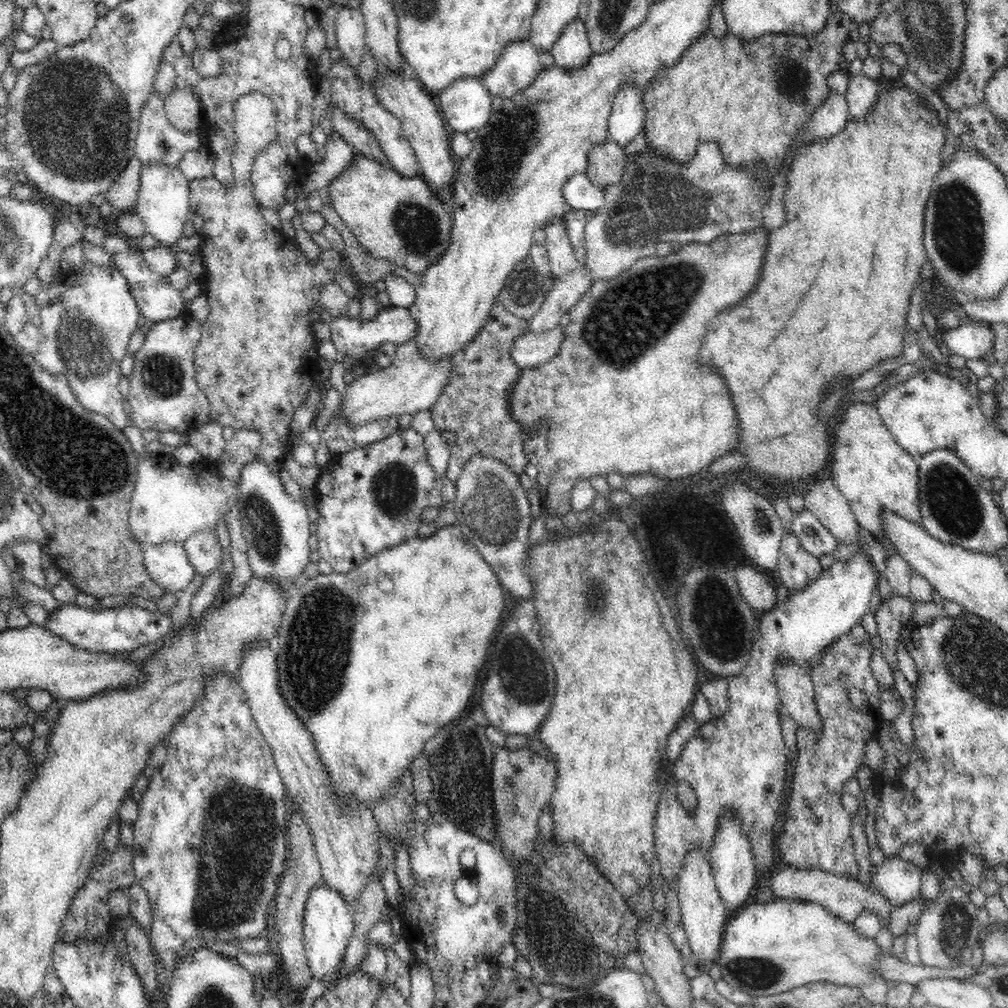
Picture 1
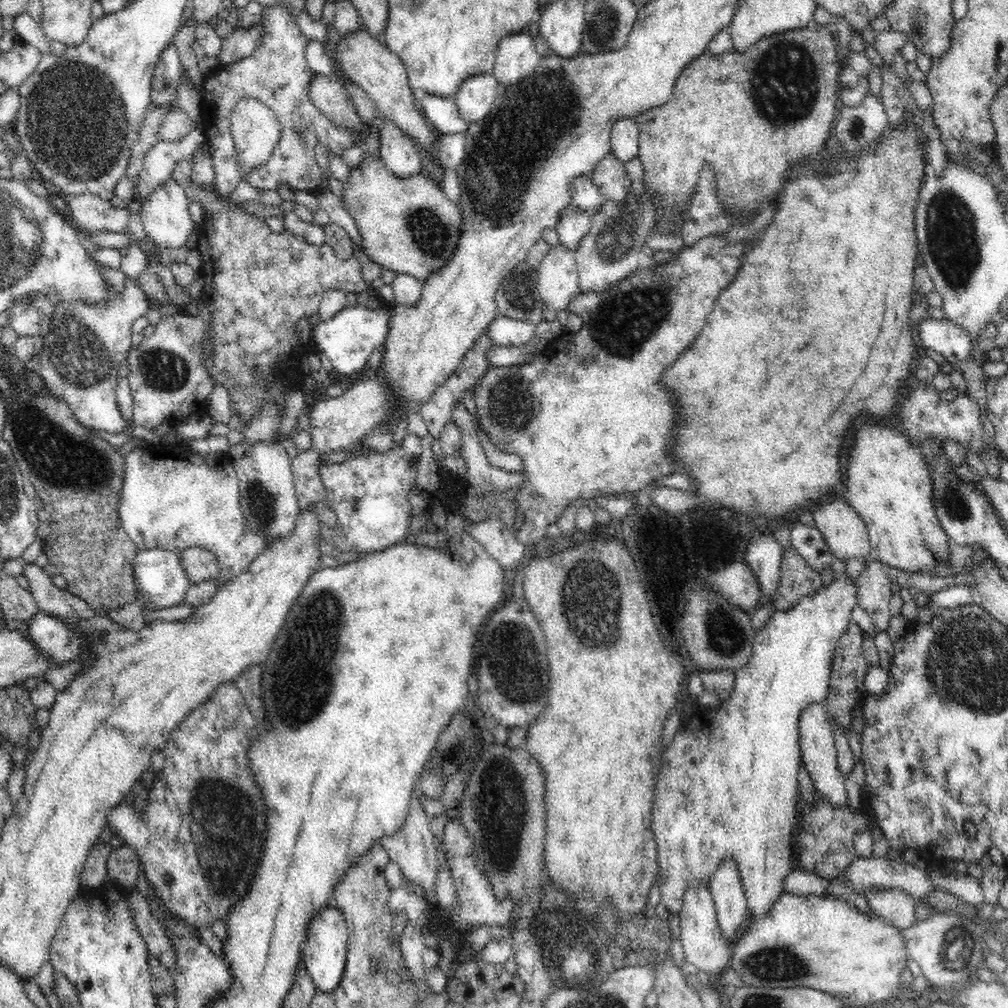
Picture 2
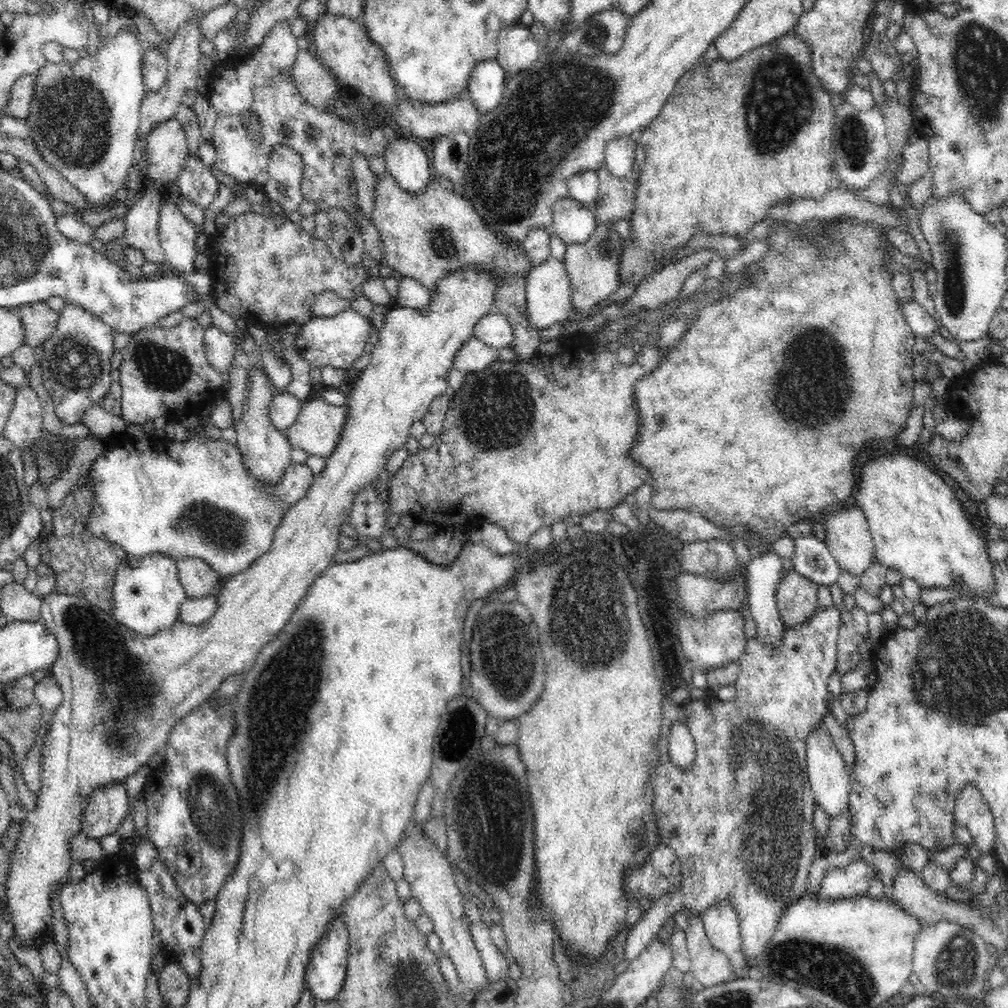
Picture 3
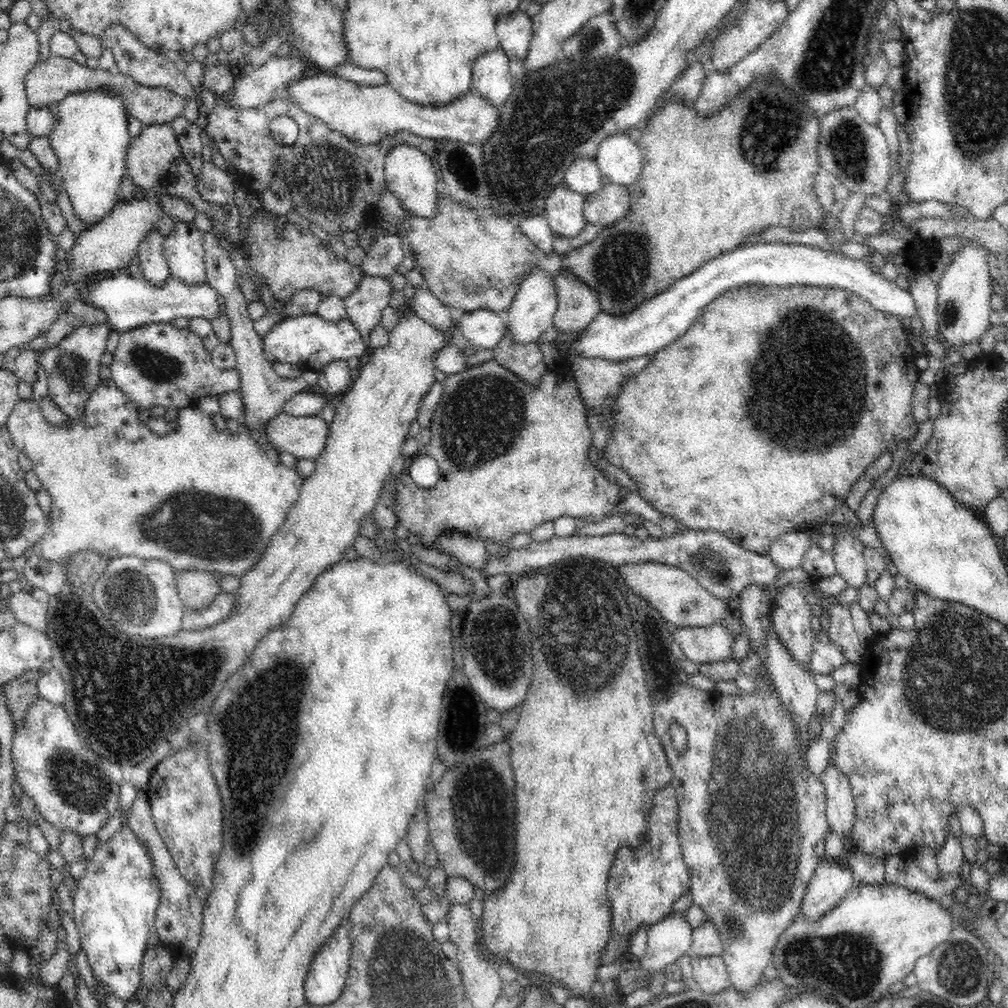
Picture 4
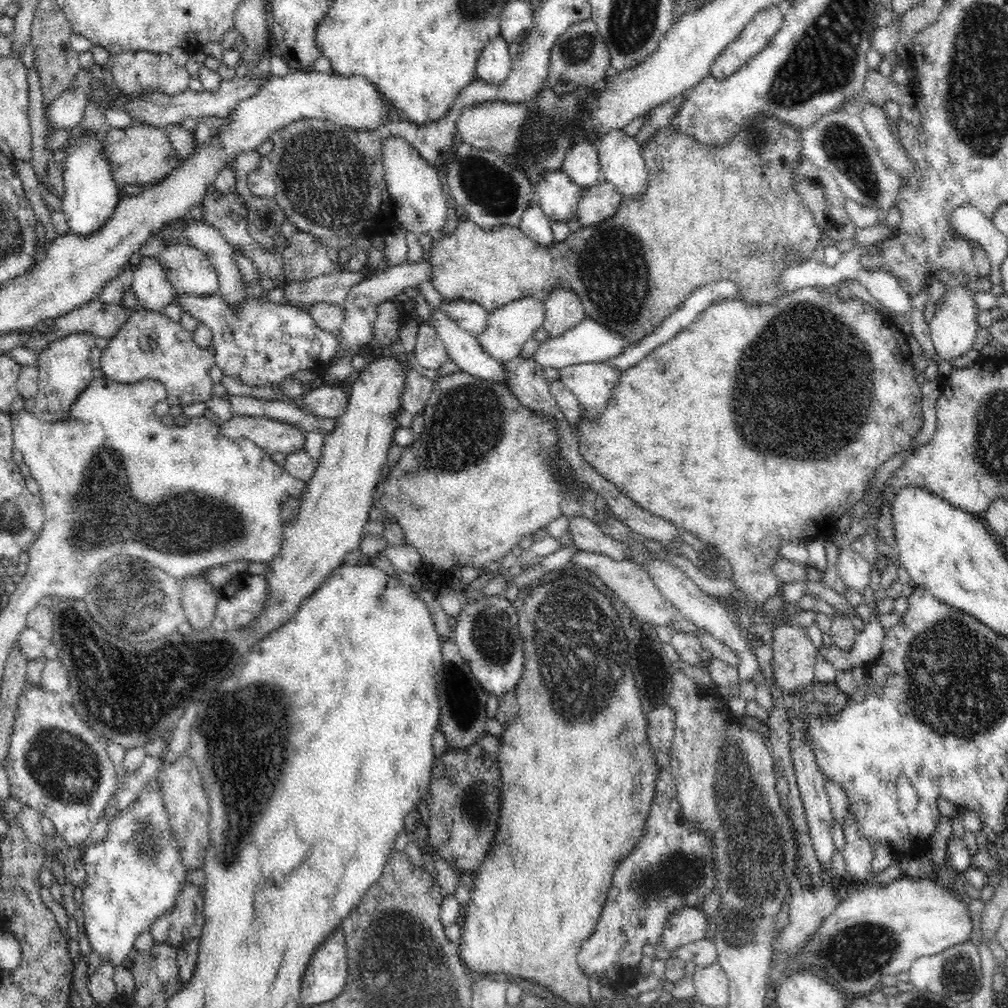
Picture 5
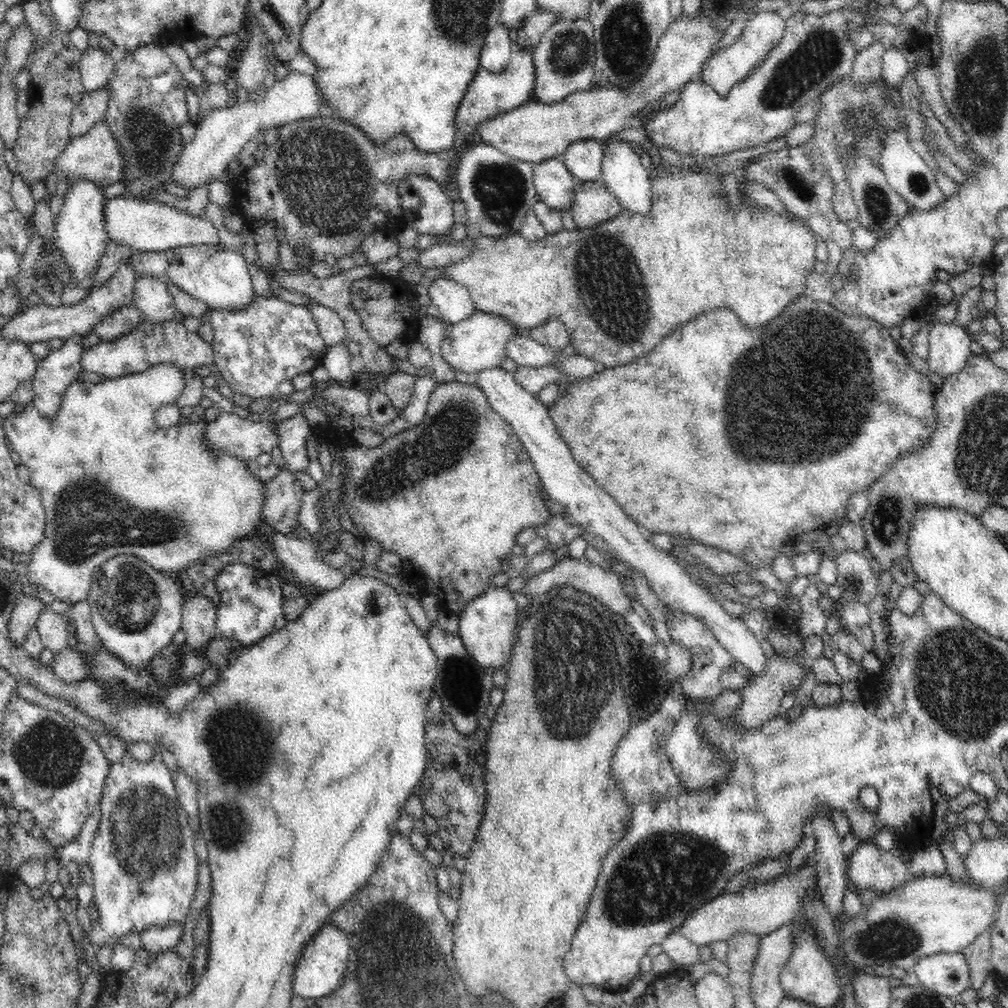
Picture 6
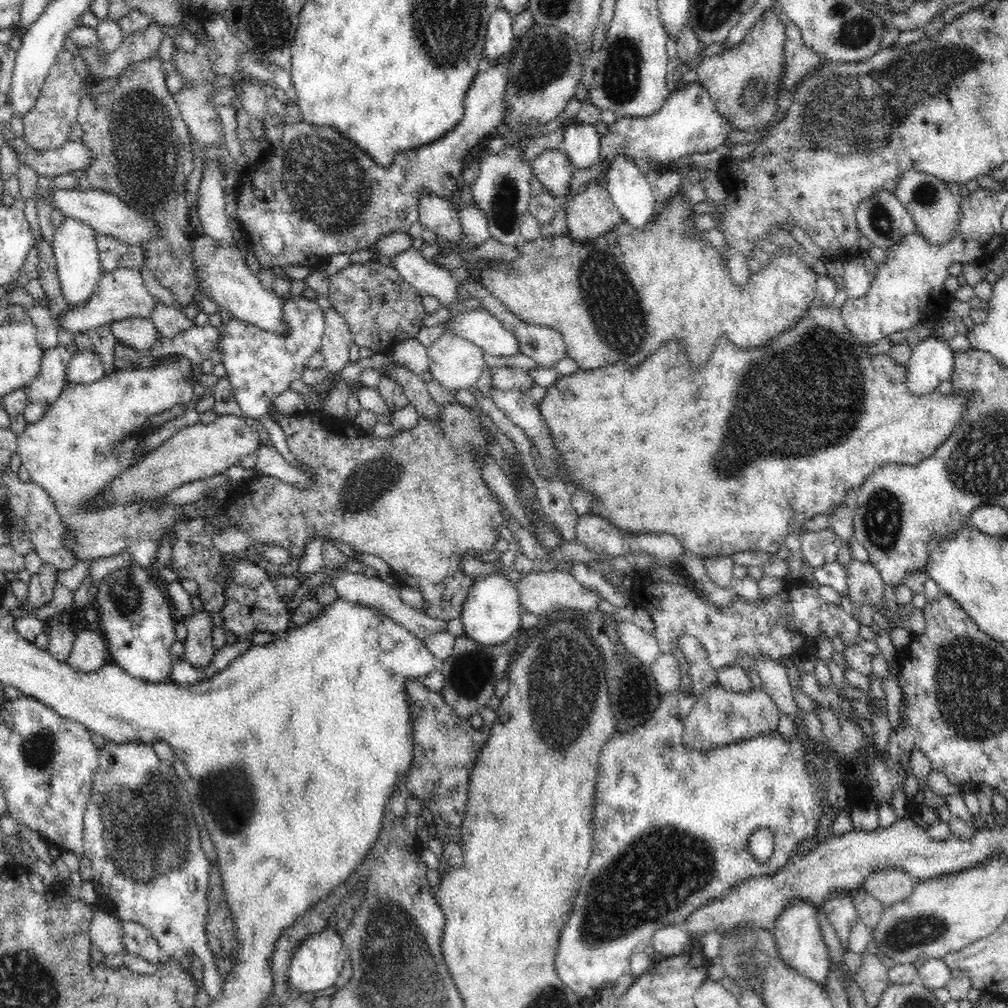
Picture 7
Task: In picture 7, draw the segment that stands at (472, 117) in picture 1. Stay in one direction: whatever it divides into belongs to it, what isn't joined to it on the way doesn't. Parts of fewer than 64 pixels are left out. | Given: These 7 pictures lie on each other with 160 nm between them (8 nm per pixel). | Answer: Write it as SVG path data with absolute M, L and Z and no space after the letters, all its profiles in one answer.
M500 7L490 15L487 22L487 33L483 50L483 66L492 66L508 51L512 50L512 43L516 39L514 30L514 15Z

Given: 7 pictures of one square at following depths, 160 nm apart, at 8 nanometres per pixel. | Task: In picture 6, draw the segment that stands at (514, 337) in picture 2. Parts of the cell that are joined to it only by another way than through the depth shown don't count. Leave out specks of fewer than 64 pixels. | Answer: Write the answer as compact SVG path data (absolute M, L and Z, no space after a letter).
M436 278L428 284L431 304L435 304L441 317L450 325L460 324L476 312L476 306L470 293L452 279Z

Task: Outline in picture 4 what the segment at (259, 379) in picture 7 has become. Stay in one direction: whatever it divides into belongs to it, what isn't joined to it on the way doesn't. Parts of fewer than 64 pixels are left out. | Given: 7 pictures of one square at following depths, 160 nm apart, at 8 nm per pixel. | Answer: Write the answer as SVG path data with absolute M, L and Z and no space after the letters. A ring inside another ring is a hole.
M122 270L101 271L89 274L89 281L77 286L79 300L88 307L100 311L109 320L110 327L117 332L130 332L154 323L171 323L176 318L203 318L212 321L221 315L218 293L207 282L184 284L175 276L168 276L161 284L136 279ZM301 314L282 319L266 334L266 338L261 340L264 357L270 365L277 360L296 364L303 371L320 372L321 368L330 362L347 361L352 357L360 358L367 350L363 334L356 329L355 322L350 322L348 318L338 322L328 322L316 314Z

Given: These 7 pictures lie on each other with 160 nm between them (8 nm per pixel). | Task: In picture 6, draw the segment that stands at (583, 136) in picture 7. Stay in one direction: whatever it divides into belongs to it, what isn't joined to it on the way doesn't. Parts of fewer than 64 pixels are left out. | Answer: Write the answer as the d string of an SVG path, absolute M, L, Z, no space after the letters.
M596 139L579 140L565 150L565 165L577 182L588 183L600 180L603 146Z

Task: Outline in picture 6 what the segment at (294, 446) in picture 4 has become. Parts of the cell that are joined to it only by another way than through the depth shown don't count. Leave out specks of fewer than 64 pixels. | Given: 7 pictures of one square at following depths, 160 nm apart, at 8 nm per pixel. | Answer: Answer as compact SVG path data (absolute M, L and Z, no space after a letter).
M220 413L216 420L208 421L206 439L215 450L227 450L233 456L245 458L248 462L278 444L278 428L268 428L266 423L254 422L236 413Z

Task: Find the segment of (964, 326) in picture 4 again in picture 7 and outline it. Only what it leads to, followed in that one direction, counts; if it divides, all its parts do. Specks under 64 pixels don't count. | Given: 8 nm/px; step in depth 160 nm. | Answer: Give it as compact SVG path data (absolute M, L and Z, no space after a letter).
M930 336L911 349L907 364L911 392L932 393L942 382L951 380L957 354L949 341Z

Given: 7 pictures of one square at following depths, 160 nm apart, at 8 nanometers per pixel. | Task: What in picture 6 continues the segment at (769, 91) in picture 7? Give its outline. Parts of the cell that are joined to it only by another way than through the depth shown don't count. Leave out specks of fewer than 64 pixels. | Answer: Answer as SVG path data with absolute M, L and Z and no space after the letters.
M765 10L756 13L746 22L741 35L733 44L718 49L707 58L699 79L714 88L717 94L725 95L737 81L748 76L768 56L768 52L780 42L784 30L785 20L778 15L777 11Z

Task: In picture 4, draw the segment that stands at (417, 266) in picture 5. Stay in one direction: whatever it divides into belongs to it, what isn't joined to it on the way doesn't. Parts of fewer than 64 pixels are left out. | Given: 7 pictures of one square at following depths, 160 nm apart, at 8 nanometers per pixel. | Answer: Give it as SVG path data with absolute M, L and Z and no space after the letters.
M364 275L358 288L343 298L348 320L355 322L364 342L381 322L381 313L389 307L393 289L390 277Z

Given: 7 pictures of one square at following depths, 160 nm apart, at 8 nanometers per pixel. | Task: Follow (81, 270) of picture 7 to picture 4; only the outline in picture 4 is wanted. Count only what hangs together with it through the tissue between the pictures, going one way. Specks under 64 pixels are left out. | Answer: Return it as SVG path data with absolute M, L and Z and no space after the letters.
M90 87L66 93L61 100L48 105L56 115L56 123L49 130L49 146L59 160L64 188L71 200L74 214L83 224L102 220L119 202L120 184L127 170L128 133L126 99L114 87Z

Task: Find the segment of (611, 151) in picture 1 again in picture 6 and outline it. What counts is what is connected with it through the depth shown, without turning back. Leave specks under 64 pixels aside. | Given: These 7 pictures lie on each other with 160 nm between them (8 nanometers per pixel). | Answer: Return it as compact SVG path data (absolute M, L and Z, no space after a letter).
M602 180L578 182L570 212L576 229L592 228L622 212L617 198L608 192Z

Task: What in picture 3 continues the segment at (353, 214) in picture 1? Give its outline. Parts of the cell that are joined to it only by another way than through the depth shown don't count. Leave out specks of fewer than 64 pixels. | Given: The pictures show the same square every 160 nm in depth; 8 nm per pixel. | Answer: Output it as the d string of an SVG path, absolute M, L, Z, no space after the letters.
M388 175L382 178L382 182L376 184L376 198L374 198L374 212L372 223L380 231L380 239L384 245L384 258L381 266L391 267L400 272L403 277L409 276L420 281L430 292L442 276L448 276L450 272L461 269L466 265L486 267L492 273L498 273L500 284L510 276L525 276L531 270L530 259L526 255L523 246L511 246L509 242L503 242L495 236L495 232L485 226L480 215L472 208L472 203L464 196L450 193L435 177L421 192L408 192L400 188L396 179Z

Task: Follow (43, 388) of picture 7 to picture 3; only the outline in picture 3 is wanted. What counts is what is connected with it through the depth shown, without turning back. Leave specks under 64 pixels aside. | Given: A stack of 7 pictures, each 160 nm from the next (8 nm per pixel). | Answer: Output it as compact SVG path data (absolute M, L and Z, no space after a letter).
M66 304L57 320L57 328L43 343L41 362L44 387L55 404L55 412L64 424L82 422L84 413L111 394L111 357L114 352L114 334L95 313Z

